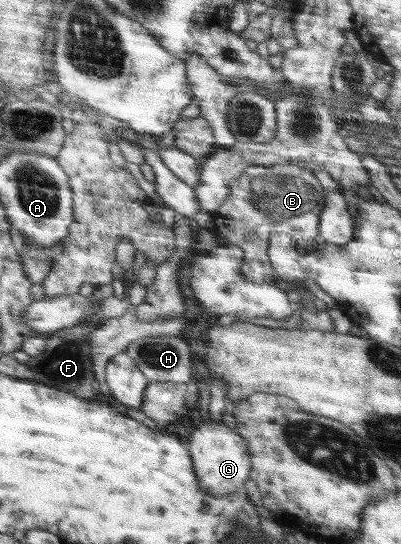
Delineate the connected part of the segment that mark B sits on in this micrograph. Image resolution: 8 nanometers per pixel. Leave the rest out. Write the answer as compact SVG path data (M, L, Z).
M300 163L247 166L241 176L229 182L229 194L218 210L211 213L212 223L207 230L223 241L223 247L236 245L244 251L242 276L245 281L277 285L275 278L279 276L272 270L267 255L271 233L290 233L299 248L308 240L315 242L325 194L327 191L314 172Z

